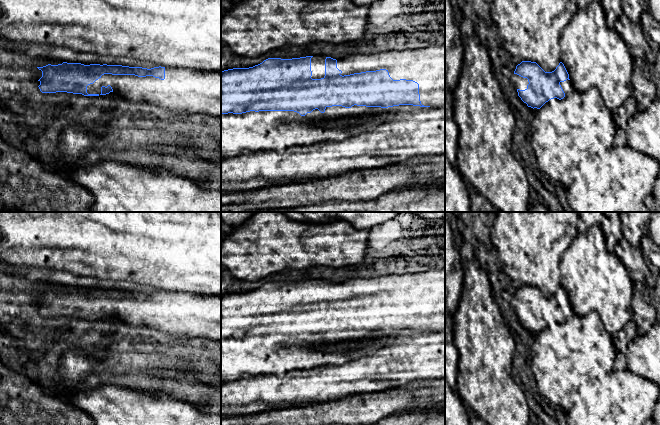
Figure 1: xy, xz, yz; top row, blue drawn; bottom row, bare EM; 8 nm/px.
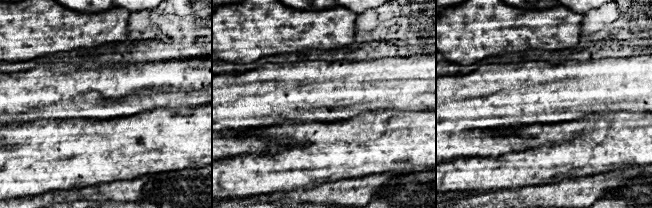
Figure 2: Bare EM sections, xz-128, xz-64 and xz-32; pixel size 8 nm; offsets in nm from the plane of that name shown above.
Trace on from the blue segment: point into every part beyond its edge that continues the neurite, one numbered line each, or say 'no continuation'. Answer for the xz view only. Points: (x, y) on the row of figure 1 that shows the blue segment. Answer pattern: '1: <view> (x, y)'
1: xz (428, 63)

